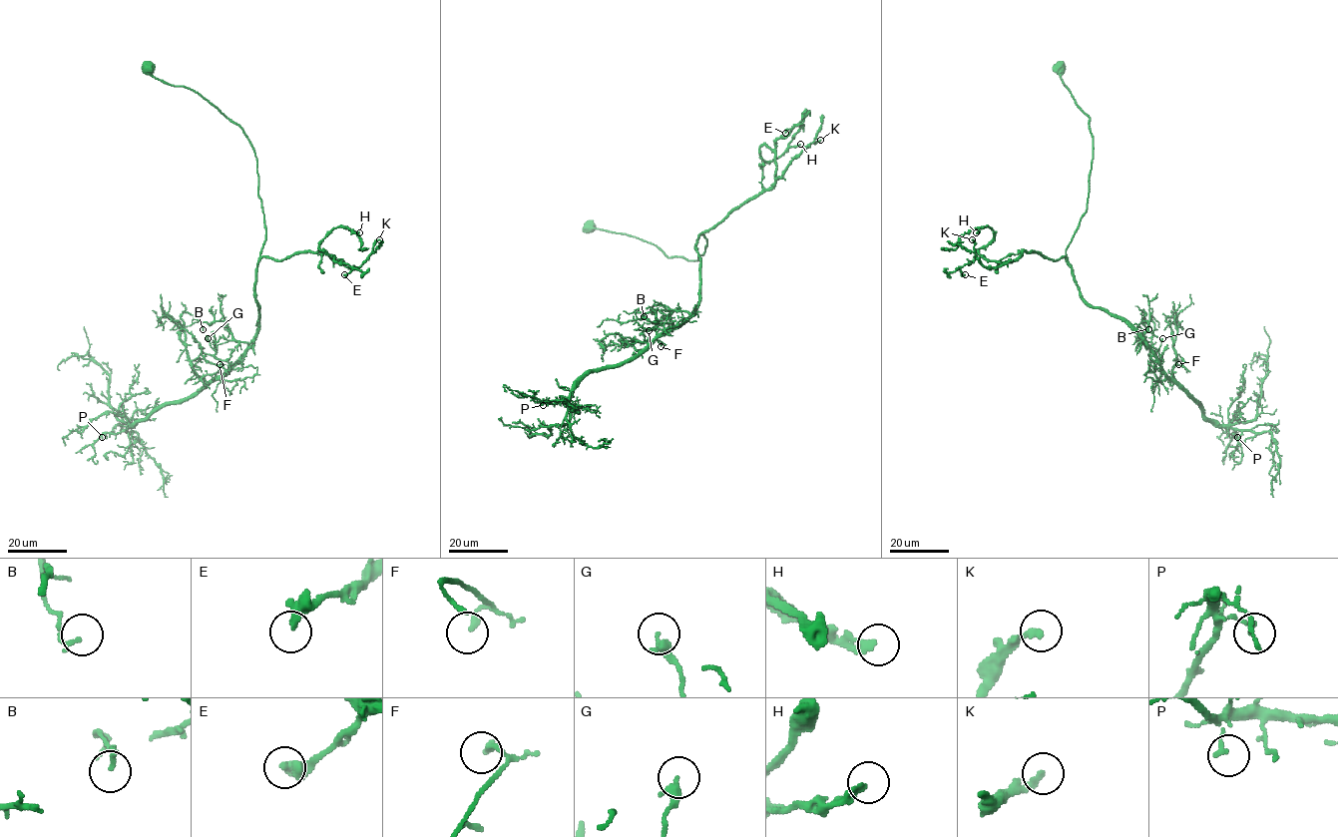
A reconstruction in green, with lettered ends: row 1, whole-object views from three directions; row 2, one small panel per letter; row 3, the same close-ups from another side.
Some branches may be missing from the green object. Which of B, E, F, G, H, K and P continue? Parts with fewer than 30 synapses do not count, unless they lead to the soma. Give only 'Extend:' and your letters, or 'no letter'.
Extend: K

